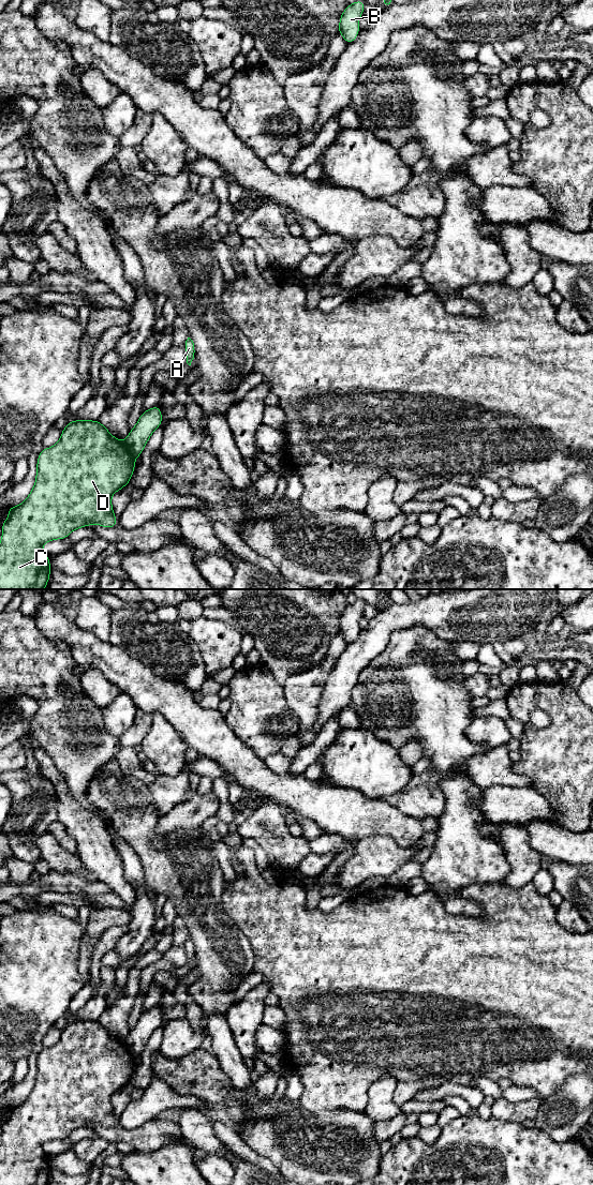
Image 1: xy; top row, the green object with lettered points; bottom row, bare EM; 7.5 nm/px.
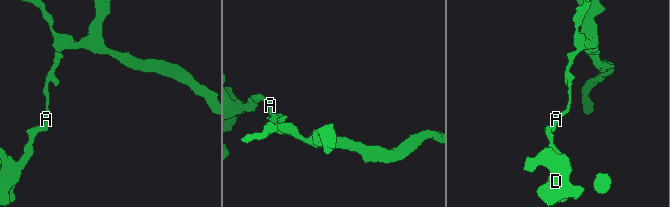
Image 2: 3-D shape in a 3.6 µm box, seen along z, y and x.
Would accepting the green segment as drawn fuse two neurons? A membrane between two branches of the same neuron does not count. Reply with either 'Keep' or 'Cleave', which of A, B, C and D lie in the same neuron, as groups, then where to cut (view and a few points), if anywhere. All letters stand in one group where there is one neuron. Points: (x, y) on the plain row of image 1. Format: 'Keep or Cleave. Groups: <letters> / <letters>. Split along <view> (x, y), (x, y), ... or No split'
Cleave. Groups: A B / C D. Split along xy (123, 1043), (134, 1058)

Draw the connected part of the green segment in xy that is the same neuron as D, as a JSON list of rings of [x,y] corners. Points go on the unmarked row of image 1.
[[[71,1020],[68,1025],[62,1030],[59,1041],[50,1047],[43,1048],[38,1056],[36,1064],[36,1077],[35,1083],[29,1096],[16,1107],[9,1107],[9,1118],[2,1123],[2,1137],[0,1141],[0,1185],[47,1185],[51,1167],[49,1165],[49,1157],[43,1151],[43,1144],[51,1140],[60,1140],[69,1137],[69,1135],[80,1127],[87,1127],[91,1124],[98,1124],[105,1128],[115,1127],[118,1125],[113,1106],[112,1096],[115,1092],[121,1090],[129,1084],[133,1071],[135,1069],[135,1058],[129,1051],[127,1045],[123,1041],[118,1040],[114,1037],[108,1030],[100,1022],[93,1020]]]

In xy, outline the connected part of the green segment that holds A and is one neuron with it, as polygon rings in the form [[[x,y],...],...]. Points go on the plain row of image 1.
[[[188,938],[188,940],[186,941],[184,949],[187,956],[187,963],[191,965],[191,962],[195,957],[195,947],[193,941],[190,938]]]

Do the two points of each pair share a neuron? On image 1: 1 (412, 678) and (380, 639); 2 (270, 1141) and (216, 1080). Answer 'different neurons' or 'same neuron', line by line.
1: different neurons
2: different neurons

